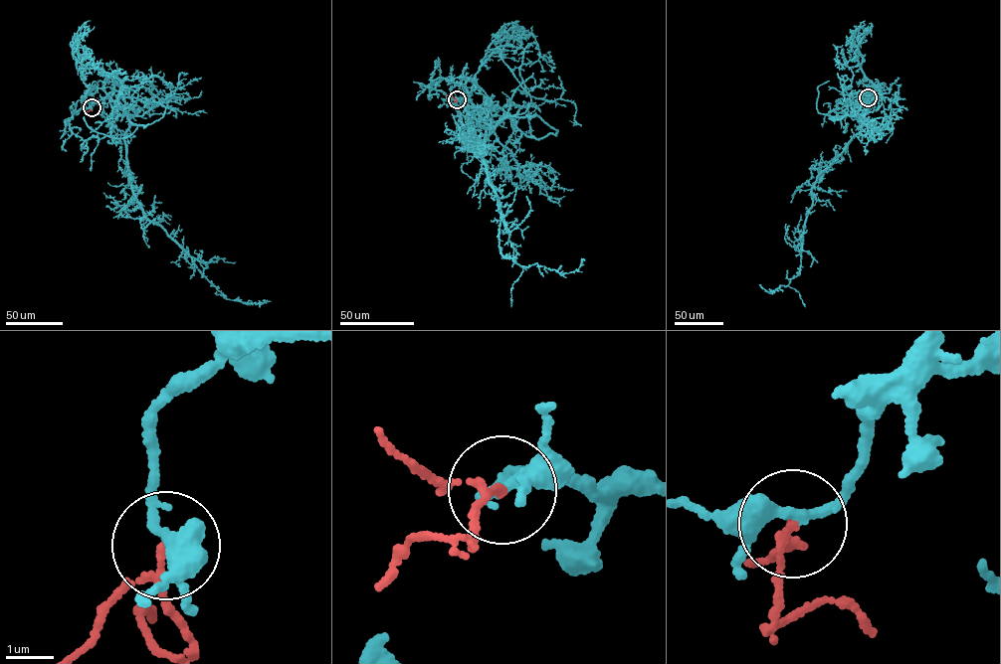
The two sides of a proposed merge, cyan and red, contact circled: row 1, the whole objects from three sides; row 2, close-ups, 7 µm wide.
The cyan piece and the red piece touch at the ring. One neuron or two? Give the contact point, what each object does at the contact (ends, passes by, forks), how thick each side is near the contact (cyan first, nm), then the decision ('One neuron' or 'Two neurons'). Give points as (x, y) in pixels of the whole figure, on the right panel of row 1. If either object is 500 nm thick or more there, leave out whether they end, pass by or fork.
Place: (868, 97). At the ring cyan forks. At the ring red passes by. Thickness 200 nm (cyan) against 120 nm. Two neurons

